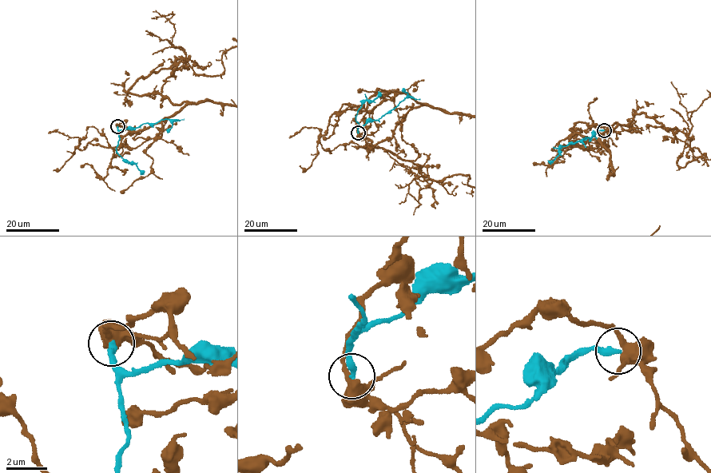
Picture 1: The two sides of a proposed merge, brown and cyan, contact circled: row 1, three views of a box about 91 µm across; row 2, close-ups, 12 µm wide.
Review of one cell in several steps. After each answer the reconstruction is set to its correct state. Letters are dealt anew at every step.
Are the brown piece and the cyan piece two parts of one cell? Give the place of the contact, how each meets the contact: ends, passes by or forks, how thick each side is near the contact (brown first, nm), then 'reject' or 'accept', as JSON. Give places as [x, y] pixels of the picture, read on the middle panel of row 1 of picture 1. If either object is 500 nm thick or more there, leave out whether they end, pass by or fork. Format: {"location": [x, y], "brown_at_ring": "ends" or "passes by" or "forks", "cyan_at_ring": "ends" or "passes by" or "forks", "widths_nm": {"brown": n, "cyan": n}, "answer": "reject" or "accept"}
{"location": [358, 133], "brown_at_ring": "passes by", "cyan_at_ring": "ends", "widths_nm": {"brown": 460, "cyan": 300}, "answer": "reject"}

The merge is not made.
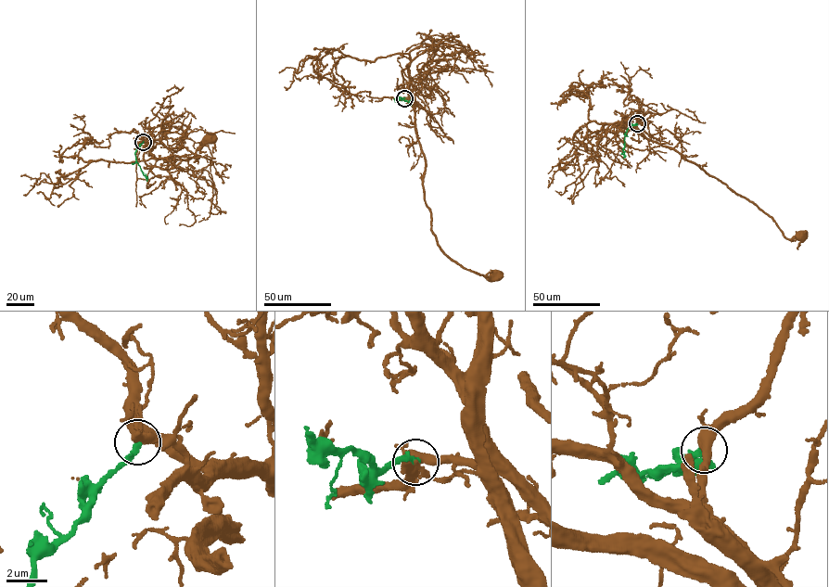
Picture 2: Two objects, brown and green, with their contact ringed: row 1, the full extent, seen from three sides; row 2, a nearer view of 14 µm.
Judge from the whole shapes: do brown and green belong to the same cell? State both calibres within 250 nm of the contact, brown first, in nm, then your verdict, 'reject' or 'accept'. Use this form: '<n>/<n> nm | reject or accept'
380/300 nm | reject

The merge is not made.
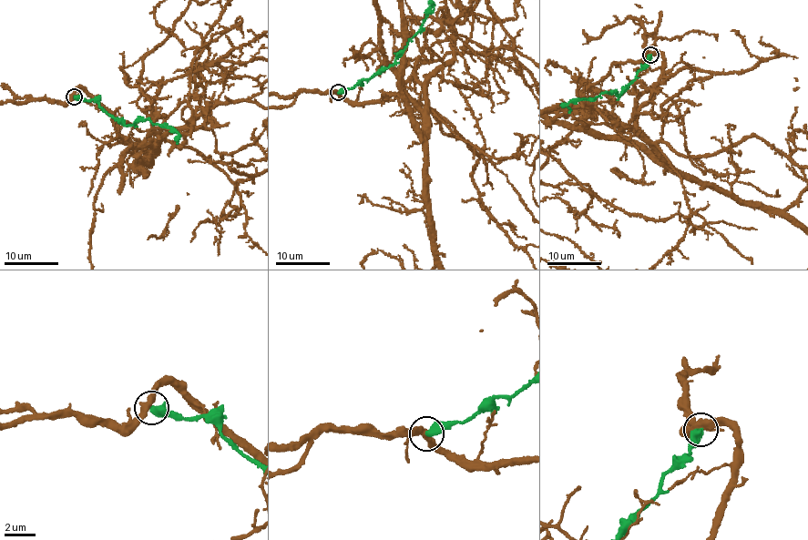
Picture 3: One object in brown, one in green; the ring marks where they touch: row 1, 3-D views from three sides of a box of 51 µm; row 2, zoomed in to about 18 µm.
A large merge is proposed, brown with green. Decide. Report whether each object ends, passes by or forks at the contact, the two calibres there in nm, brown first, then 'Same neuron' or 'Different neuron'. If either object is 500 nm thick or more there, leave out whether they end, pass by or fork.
Thickness 440 nm (brown) against 500 nm. Different neuron

